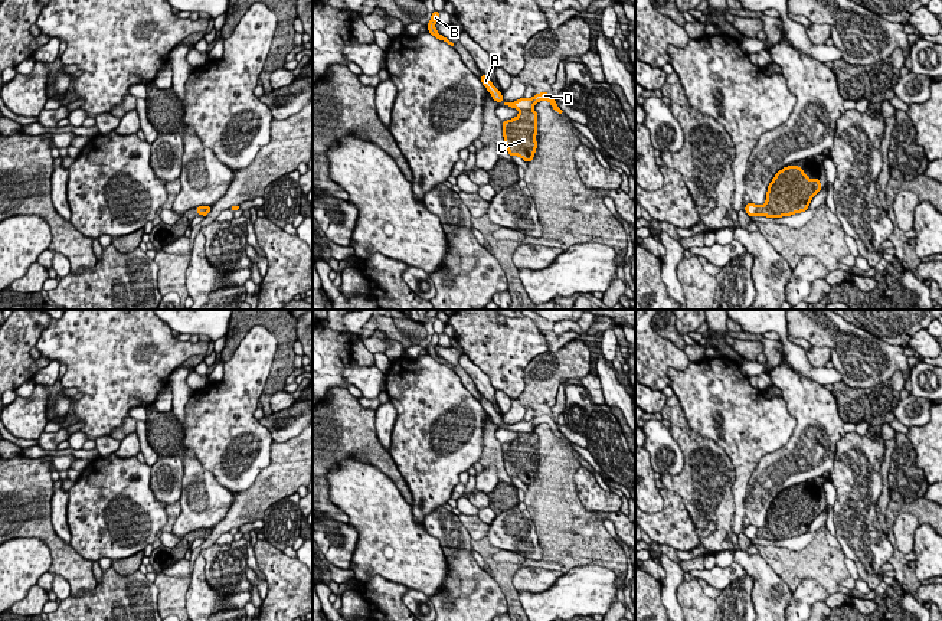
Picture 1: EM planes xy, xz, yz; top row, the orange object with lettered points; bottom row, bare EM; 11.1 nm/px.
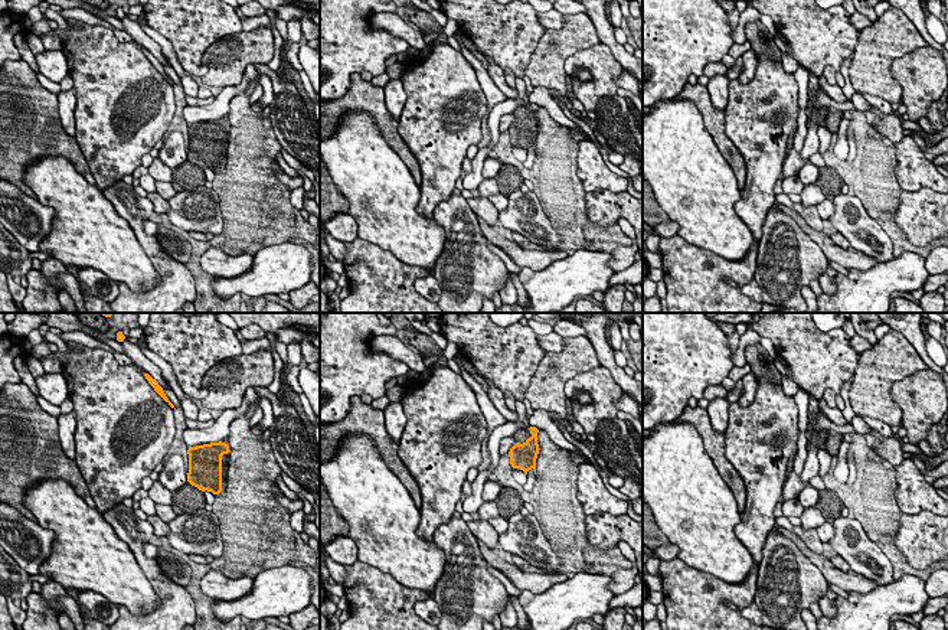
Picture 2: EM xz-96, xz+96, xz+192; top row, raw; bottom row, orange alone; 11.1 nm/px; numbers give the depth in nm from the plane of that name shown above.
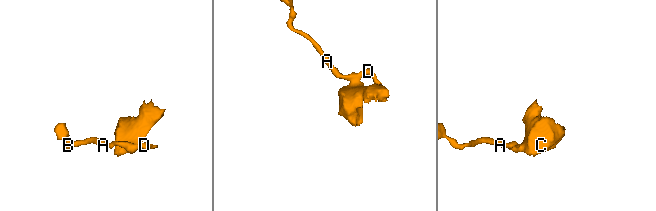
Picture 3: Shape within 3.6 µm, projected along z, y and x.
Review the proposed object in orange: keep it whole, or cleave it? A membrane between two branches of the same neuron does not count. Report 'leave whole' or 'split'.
split

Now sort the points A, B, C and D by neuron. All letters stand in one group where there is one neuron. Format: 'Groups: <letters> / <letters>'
Groups: A B D / C

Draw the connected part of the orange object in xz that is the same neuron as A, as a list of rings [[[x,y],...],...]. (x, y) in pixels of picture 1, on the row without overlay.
[[[481,396],[480,403],[481,403],[483,408],[487,411],[487,414],[491,416],[491,419],[493,419],[493,422],[494,422],[495,425],[503,425],[504,428],[507,428],[507,429],[510,429],[510,431],[516,431],[516,432],[531,432],[539,424],[549,424],[550,428],[553,429],[553,432],[555,432],[556,435],[559,435],[559,437],[563,435],[563,434],[557,429],[557,425],[555,424],[555,421],[553,421],[549,415],[540,415],[540,416],[536,416],[536,418],[531,419],[531,421],[524,421],[524,419],[523,419],[523,421],[520,421],[520,422],[517,422],[517,424],[514,424],[514,425],[504,425],[504,424],[503,424],[501,414],[498,414],[498,412],[493,408],[493,405],[490,403],[490,401],[487,401],[484,396]]]

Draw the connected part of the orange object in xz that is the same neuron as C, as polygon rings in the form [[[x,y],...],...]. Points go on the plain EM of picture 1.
[[[520,432],[517,439],[503,444],[504,467],[511,480],[519,478],[526,486],[534,481],[537,448],[534,432]]]

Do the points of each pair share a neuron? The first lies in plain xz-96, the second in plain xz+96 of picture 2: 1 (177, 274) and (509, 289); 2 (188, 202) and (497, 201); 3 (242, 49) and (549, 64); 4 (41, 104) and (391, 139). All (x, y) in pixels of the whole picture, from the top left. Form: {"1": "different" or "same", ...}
{"1": "different", "2": "different", "3": "same", "4": "same"}

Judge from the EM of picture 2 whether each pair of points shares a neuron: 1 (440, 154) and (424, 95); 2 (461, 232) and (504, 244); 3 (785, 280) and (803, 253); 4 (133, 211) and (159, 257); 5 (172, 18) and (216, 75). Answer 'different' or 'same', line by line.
1: same
2: different
3: same
4: same
5: different

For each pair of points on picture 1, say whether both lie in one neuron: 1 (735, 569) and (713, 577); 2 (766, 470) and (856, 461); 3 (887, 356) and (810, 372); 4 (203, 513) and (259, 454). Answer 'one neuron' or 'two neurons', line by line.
1: one neuron
2: two neurons
3: two neurons
4: two neurons

